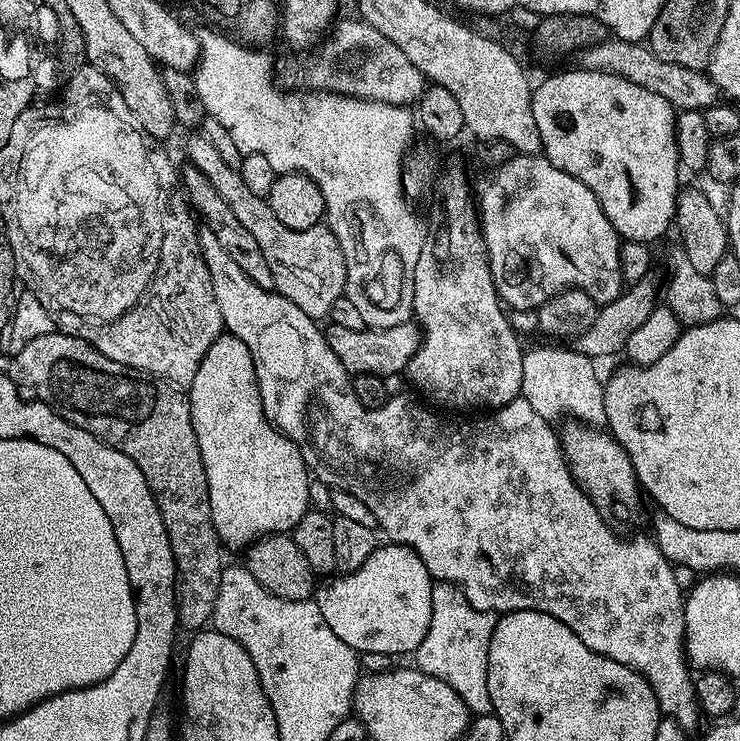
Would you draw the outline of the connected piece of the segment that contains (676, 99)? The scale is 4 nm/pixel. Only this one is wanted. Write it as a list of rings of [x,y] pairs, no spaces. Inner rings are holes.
[[[607,38],[600,44],[583,49],[579,56],[579,67],[618,74],[630,82],[638,82],[638,86],[646,86],[646,90],[662,94],[662,98],[666,98],[666,102],[670,102],[672,107],[680,112],[699,112],[717,103],[722,96],[711,76],[703,71],[695,72],[686,66],[674,66],[674,62],[662,62],[662,58],[658,58],[658,54],[654,54],[652,49],[643,43]]]

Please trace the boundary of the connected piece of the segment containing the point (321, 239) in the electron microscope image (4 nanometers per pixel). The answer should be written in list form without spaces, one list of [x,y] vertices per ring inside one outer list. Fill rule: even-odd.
[[[203,131],[193,132],[196,133],[184,144],[188,151],[187,161],[210,178],[210,186],[214,186],[214,190],[226,198],[226,206],[234,210],[238,222],[242,222],[242,226],[254,234],[254,242],[258,242],[262,254],[266,254],[270,274],[274,274],[275,291],[294,302],[294,306],[298,306],[298,310],[302,310],[302,314],[311,320],[323,321],[330,306],[334,306],[334,301],[344,295],[346,286],[346,262],[342,246],[338,246],[338,238],[334,238],[324,222],[310,226],[310,230],[292,230],[290,226],[282,226],[282,222],[274,218],[274,210],[270,210],[267,199],[263,195],[256,196],[255,190],[239,176],[241,173],[229,168],[226,158],[214,150],[214,142],[210,142]]]

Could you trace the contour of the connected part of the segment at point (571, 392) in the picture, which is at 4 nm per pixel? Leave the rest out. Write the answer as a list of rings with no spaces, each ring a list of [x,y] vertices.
[[[575,347],[572,348],[528,348],[525,351],[524,357],[522,358],[522,390],[520,395],[526,402],[530,402],[530,406],[534,406],[534,410],[538,410],[538,414],[542,414],[542,418],[549,422],[556,422],[559,416],[568,416],[564,418],[571,418],[576,422],[583,422],[589,426],[600,426],[606,421],[606,402],[604,401],[604,384],[602,383],[602,376],[596,373],[593,357],[582,354]]]

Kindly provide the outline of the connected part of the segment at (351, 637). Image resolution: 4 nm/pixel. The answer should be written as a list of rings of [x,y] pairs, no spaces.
[[[384,542],[377,546],[362,562],[362,566],[353,572],[333,575],[319,585],[314,593],[317,606],[322,610],[322,618],[350,646],[353,652],[361,654],[386,654],[393,658],[399,658],[407,654],[415,653],[418,646],[422,646],[422,638],[430,630],[430,614],[432,613],[432,575],[426,570],[422,558],[414,554],[412,548],[404,544]]]

